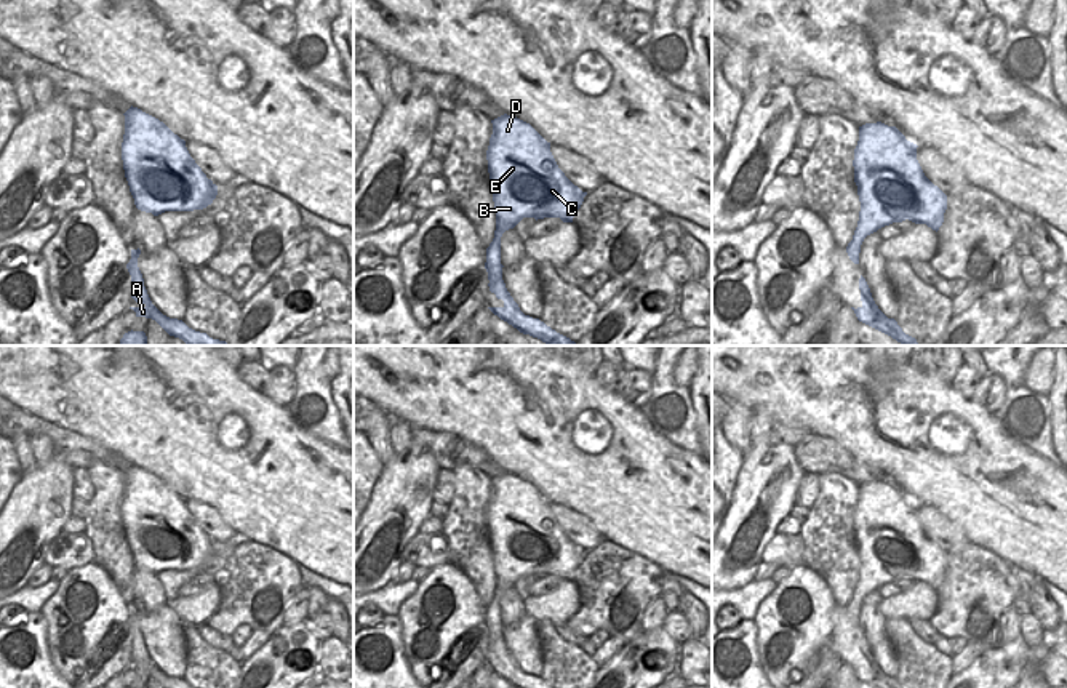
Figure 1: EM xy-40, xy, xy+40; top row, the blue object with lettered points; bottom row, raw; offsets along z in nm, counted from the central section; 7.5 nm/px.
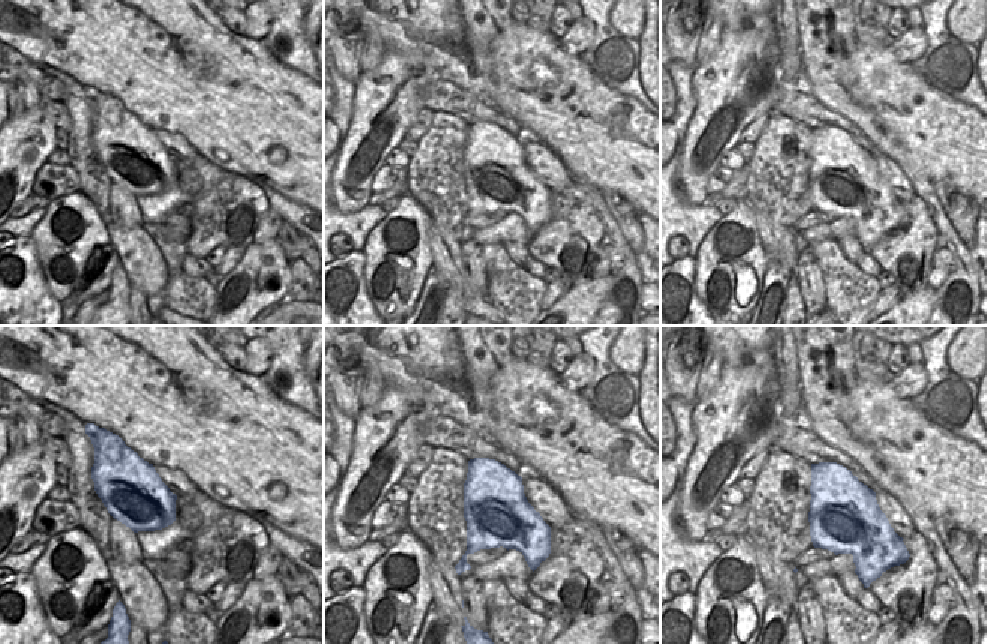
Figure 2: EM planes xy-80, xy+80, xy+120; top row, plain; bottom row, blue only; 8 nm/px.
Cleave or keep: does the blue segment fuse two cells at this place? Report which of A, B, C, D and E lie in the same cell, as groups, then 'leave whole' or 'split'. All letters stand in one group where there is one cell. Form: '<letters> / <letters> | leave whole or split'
A B C D E | leave whole

